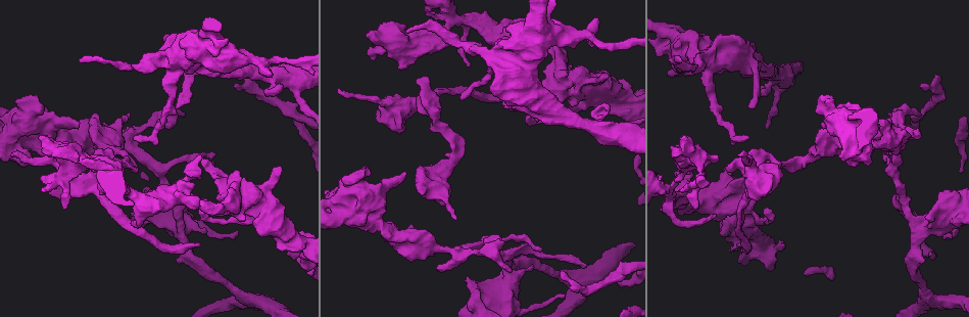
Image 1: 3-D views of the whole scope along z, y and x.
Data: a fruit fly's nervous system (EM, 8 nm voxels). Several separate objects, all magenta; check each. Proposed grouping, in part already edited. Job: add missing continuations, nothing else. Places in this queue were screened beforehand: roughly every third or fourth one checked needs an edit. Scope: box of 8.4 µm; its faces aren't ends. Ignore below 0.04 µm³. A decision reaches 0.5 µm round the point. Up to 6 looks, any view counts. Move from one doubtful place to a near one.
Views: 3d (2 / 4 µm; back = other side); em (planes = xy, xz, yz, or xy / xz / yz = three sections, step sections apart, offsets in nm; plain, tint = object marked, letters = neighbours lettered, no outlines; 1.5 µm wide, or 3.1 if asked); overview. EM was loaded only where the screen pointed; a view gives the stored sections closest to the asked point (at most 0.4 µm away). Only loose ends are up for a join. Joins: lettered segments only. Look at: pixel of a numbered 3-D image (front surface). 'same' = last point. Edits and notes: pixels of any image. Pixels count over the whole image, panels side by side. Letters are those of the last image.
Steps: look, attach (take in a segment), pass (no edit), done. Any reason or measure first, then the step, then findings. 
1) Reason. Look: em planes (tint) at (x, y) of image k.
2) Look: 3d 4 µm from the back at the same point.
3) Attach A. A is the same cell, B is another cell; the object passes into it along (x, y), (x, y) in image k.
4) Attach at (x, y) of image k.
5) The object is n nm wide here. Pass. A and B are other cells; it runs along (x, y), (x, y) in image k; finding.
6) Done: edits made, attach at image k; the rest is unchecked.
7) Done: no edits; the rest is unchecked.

Free end. Look: em planes (tint) at (918, 116) of image 1.

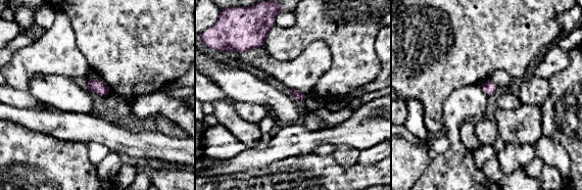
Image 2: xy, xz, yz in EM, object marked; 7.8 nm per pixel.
Look: em planes (letters) at the same point.

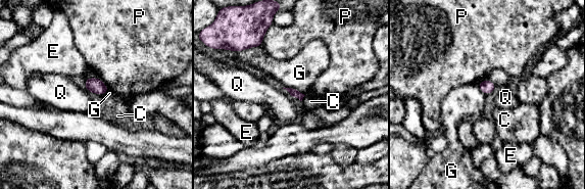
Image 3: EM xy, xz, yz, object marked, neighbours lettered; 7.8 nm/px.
The longest contact is with G, 220 nm. Pass. C, E, G, P and Q are other cells; no lettered segment goes on from it.

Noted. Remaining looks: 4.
An open end. Look: 3d 2 µm at (198, 246) of image 1.

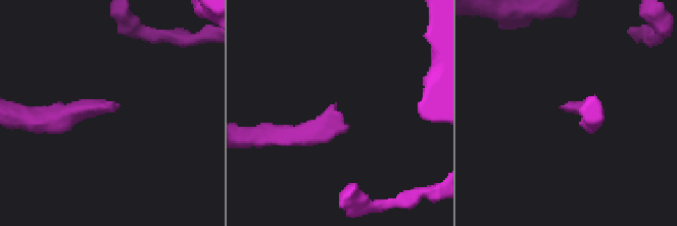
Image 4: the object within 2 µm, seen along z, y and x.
Look: em planes (letters) at (334, 106) of image 4.

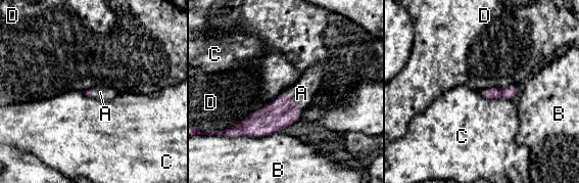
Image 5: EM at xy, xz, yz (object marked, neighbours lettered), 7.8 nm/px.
Attach A. A is the same cell, B, C and D are other cells; it goes on there.

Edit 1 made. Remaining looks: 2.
Done: edits made, attach at image 5; the rest is unchecked.

